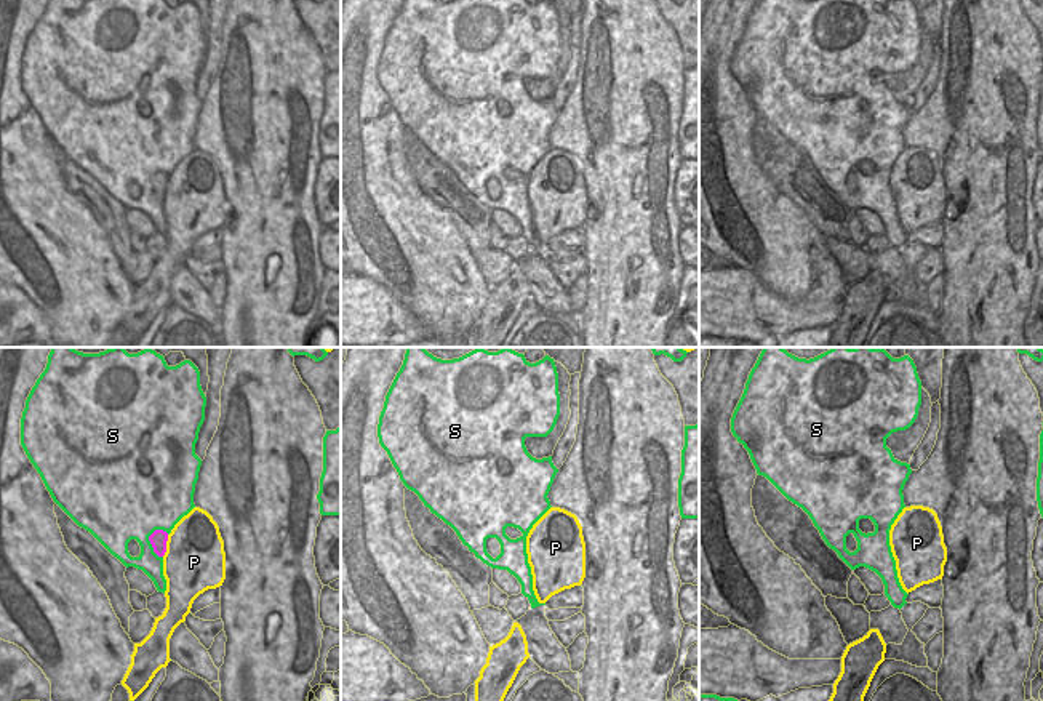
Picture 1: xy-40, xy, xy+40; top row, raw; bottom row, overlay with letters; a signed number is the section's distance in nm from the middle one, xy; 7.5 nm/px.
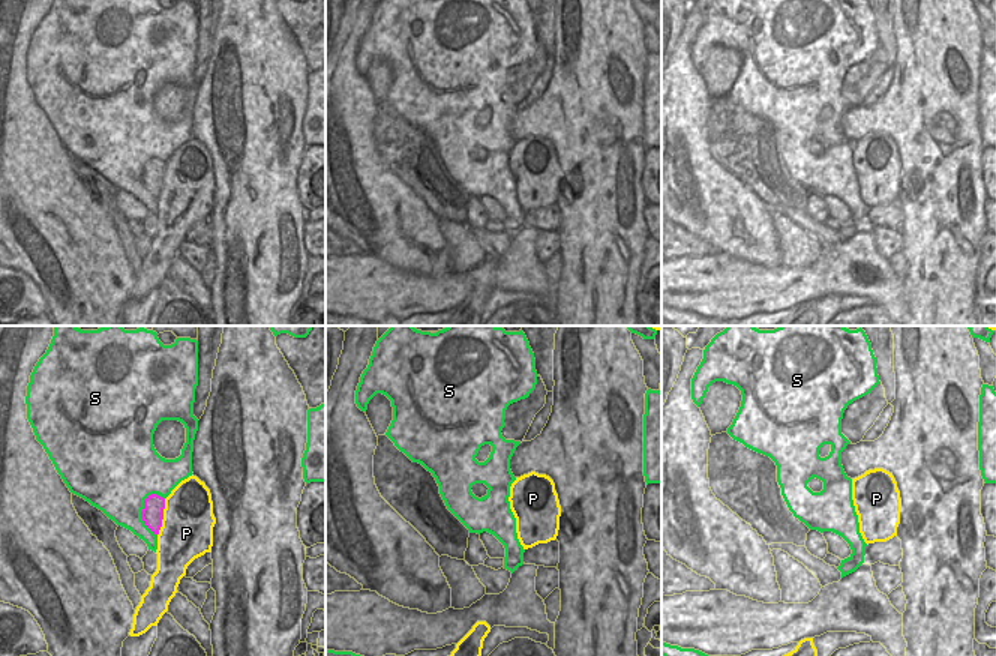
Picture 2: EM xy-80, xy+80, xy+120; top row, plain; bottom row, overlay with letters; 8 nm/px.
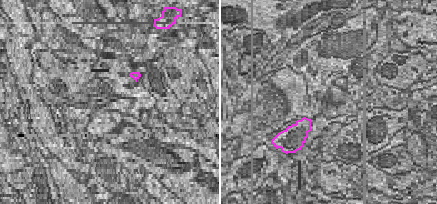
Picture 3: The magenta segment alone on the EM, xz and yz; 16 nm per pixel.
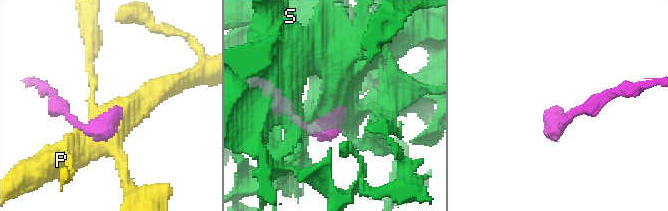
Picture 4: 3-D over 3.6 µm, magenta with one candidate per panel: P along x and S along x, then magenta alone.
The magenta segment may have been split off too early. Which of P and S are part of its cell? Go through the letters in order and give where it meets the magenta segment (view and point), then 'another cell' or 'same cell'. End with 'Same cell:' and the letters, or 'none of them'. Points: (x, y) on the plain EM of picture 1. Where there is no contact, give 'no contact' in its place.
P: meets magenta in xy-40 at (165, 188); another cell
S: meets magenta in xy-40 at (151, 184); another cell
Same cell: none of them

